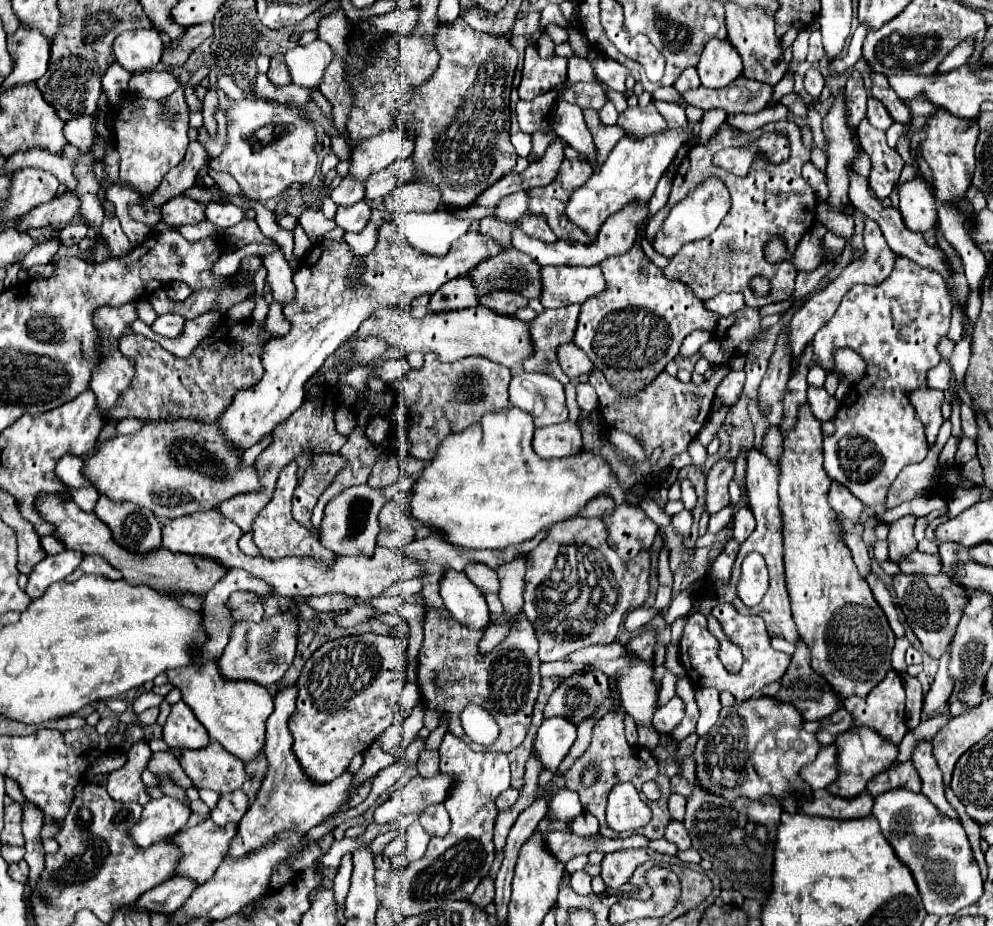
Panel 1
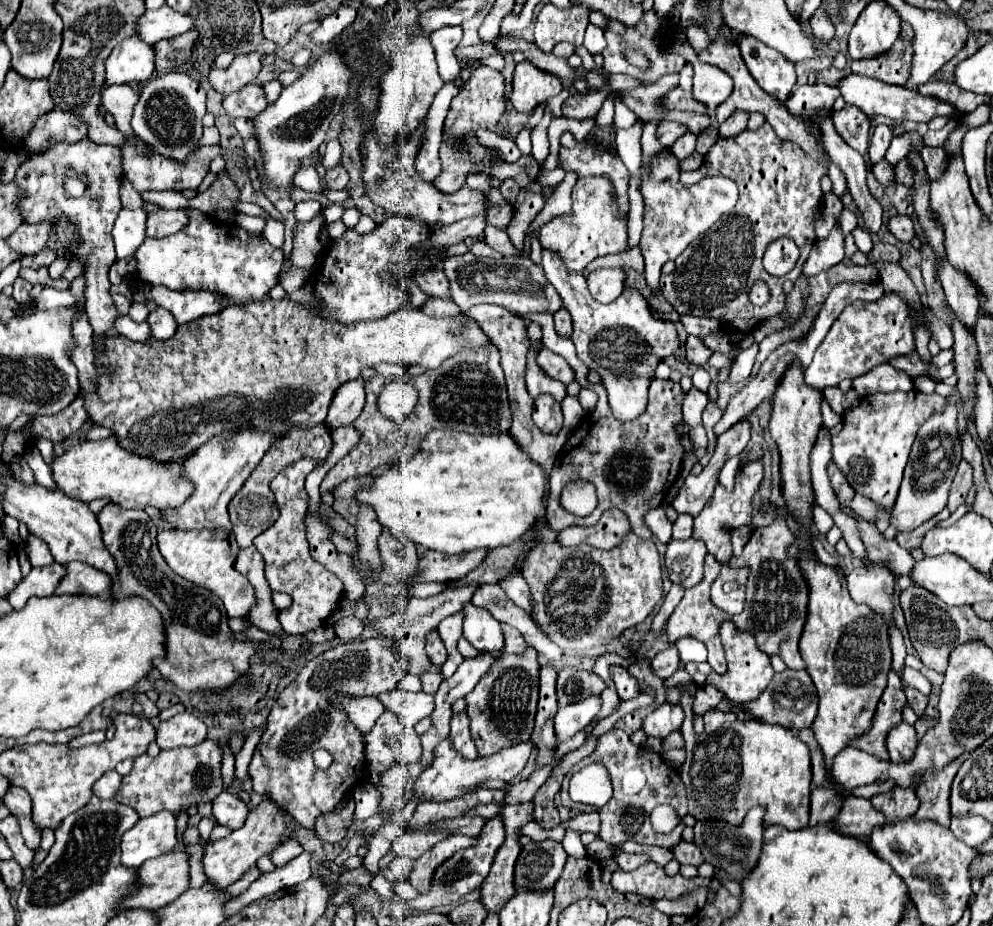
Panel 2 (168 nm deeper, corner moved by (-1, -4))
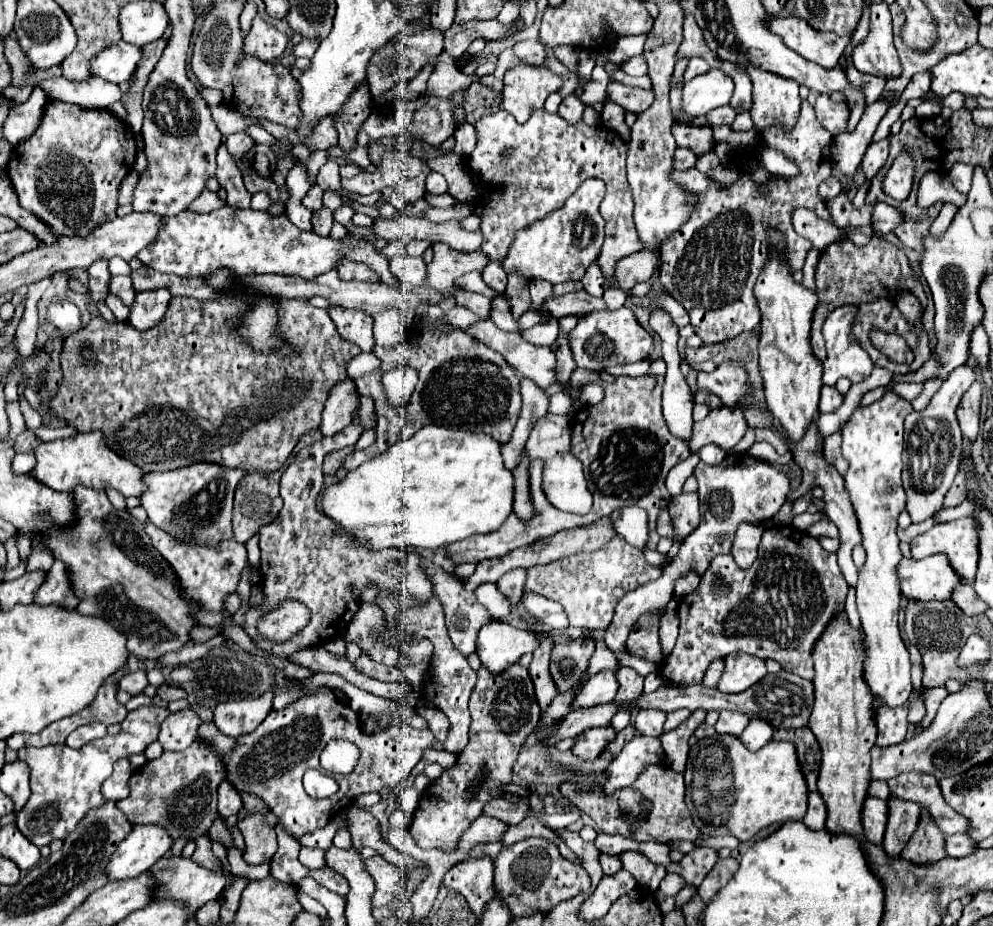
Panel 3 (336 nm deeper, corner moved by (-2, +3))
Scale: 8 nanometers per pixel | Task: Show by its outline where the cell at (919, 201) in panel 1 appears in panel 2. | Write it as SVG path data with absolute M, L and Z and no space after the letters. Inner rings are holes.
M896 216L888 222L888 228L892 234L896 234L898 240L902 242L912 242L916 238L916 228L914 220L910 216Z

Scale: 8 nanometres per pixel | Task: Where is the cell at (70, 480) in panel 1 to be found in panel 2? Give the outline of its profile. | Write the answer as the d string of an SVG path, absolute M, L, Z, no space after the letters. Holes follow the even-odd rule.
M40 440L40 442L36 442L36 448L40 450L40 454L42 454L44 462L52 466L52 462L54 462L54 458L56 458L56 452L54 452L54 444L52 444L50 440Z

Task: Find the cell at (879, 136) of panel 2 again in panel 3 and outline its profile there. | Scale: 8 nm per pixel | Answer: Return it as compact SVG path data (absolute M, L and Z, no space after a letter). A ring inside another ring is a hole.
M883 139L879 143L871 143L867 147L867 153L861 161L861 171L865 173L867 181L871 181L875 177L875 173L885 165L887 155L889 155L889 141L887 139Z

